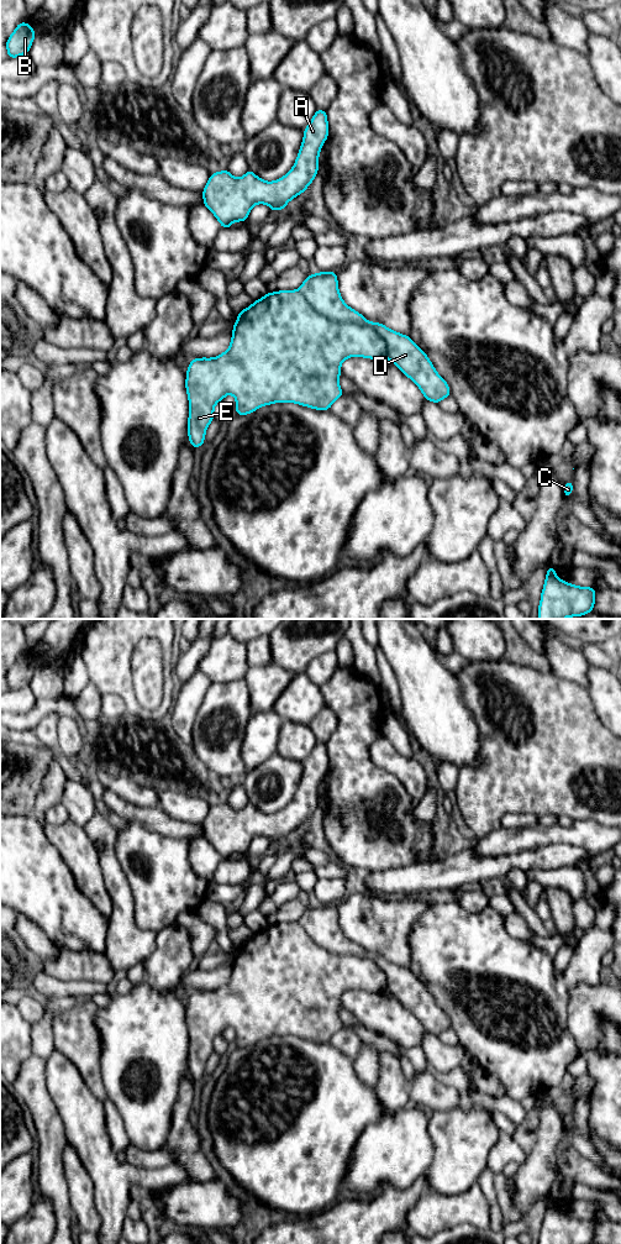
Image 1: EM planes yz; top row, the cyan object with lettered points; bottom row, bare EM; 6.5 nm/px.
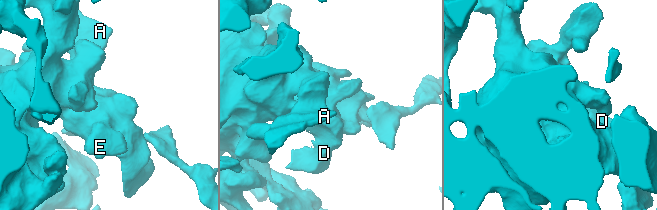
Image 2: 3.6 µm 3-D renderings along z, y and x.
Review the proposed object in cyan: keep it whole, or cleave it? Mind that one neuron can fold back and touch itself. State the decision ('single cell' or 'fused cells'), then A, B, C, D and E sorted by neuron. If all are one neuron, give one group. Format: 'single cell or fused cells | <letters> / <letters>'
single cell | A B C D E

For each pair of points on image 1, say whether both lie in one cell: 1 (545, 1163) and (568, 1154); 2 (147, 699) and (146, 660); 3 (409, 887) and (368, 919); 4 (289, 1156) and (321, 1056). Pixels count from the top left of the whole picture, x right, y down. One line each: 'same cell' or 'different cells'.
1: different cells
2: same cell
3: different cells
4: same cell

